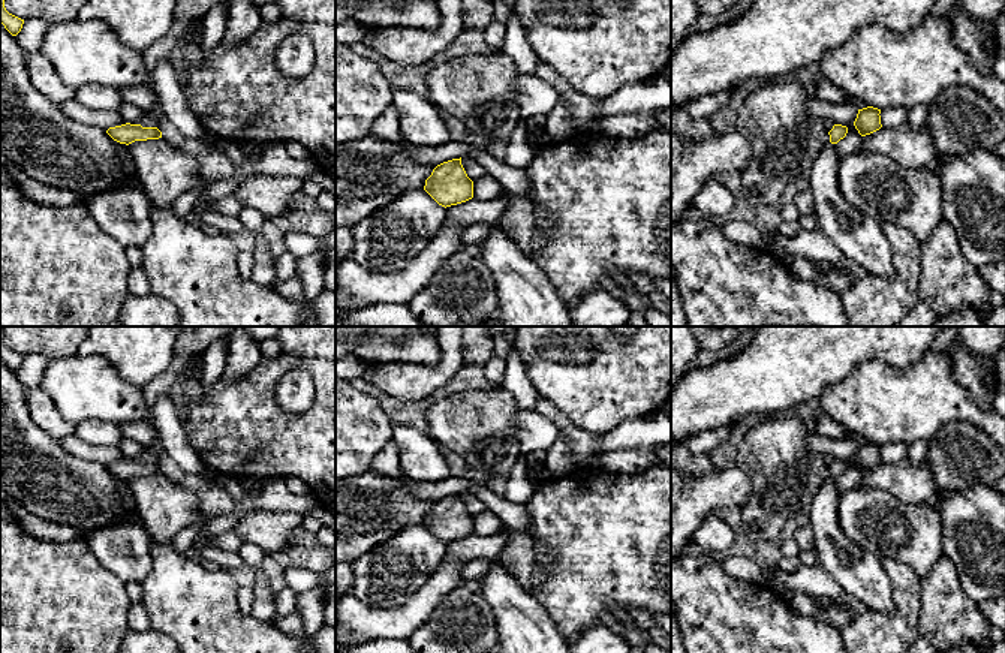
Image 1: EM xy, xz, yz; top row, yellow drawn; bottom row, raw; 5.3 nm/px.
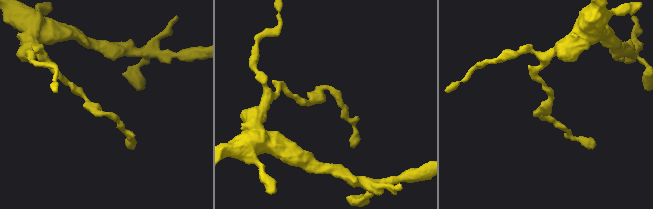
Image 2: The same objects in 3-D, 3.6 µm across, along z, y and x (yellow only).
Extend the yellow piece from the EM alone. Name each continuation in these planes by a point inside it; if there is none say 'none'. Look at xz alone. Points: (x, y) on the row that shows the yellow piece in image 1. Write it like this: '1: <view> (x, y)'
none

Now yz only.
none

